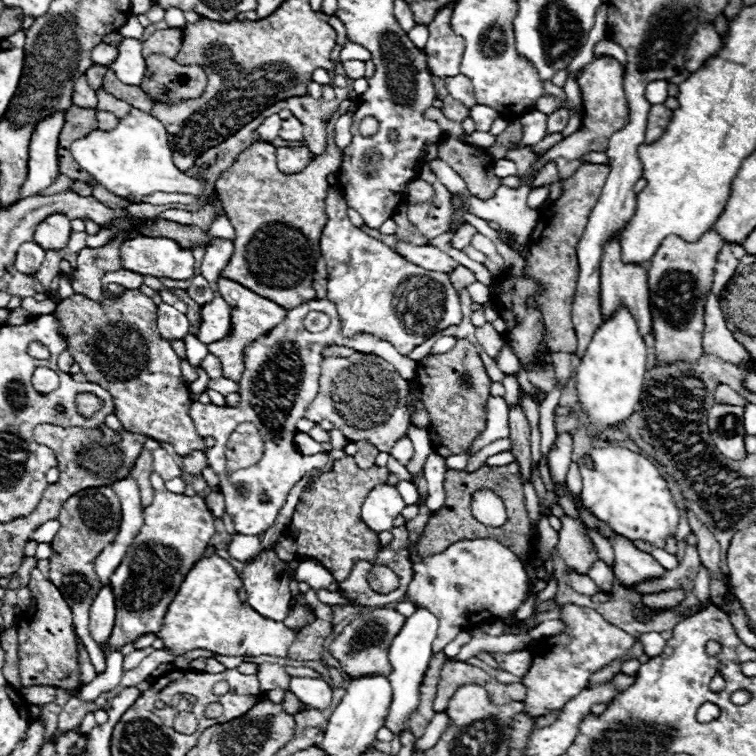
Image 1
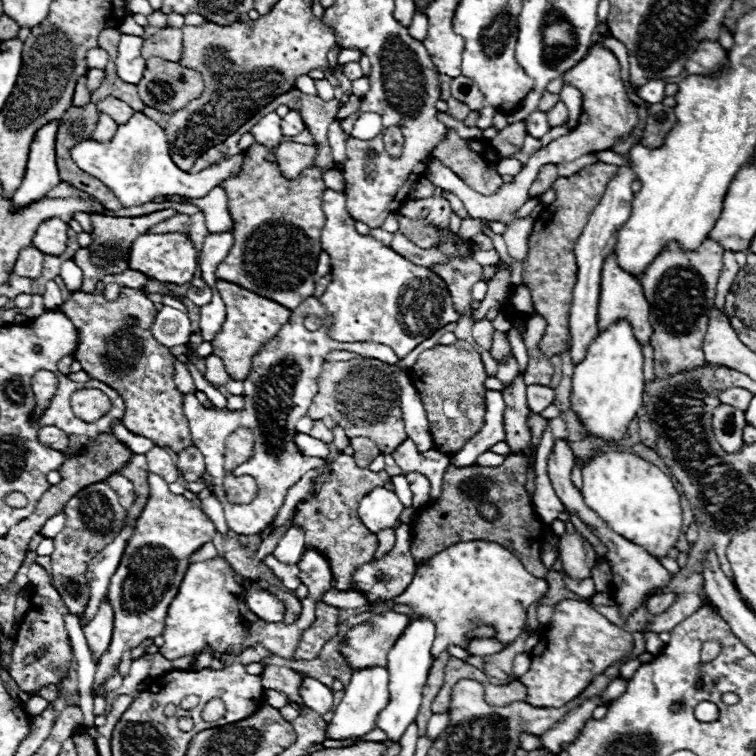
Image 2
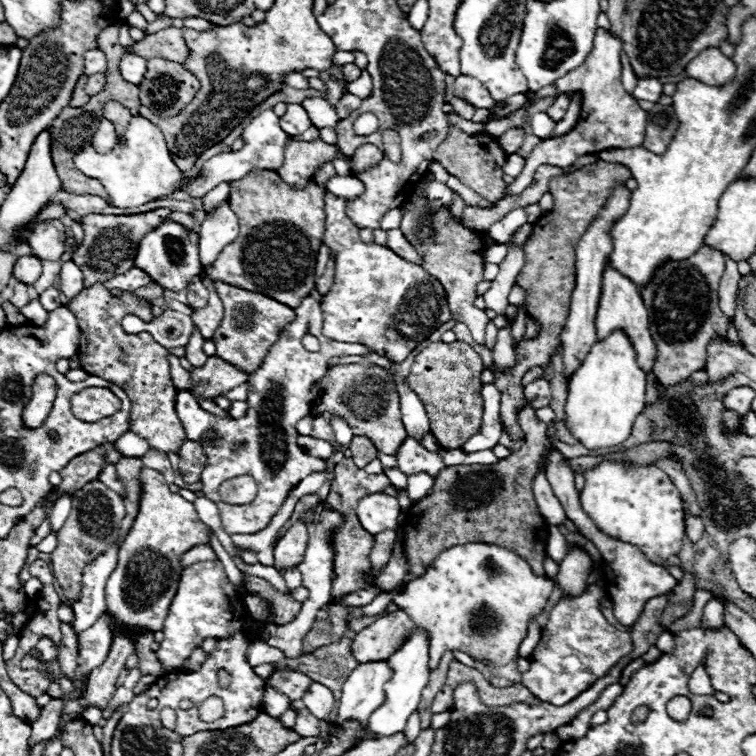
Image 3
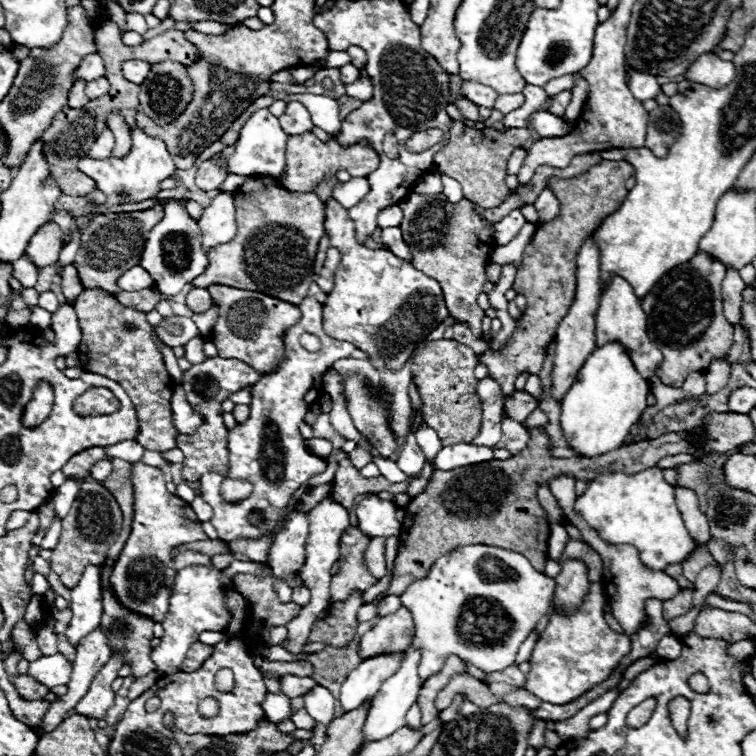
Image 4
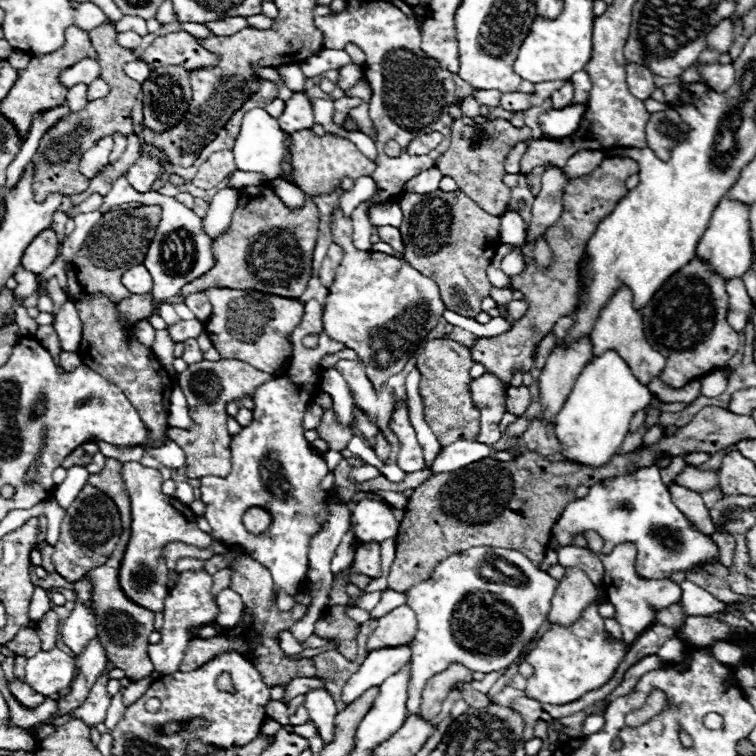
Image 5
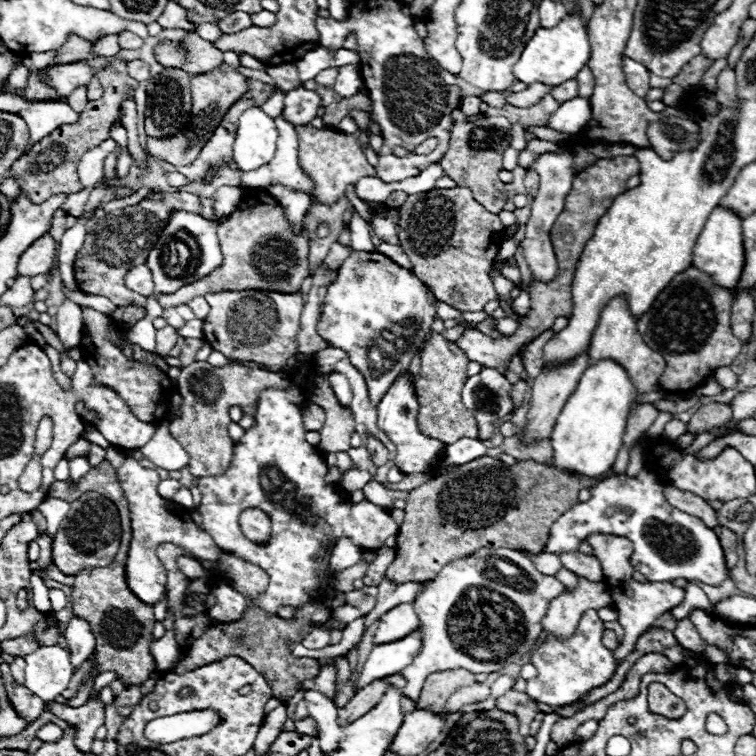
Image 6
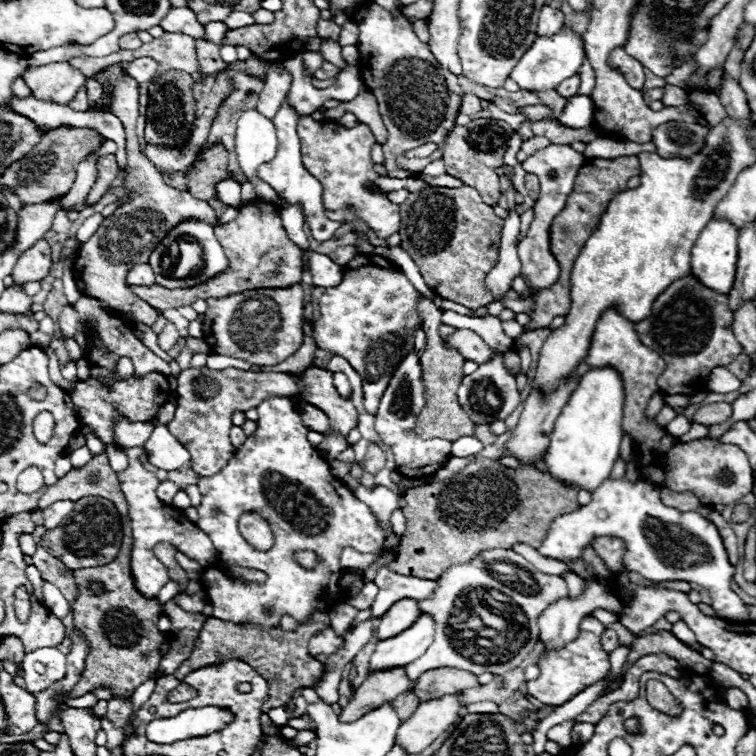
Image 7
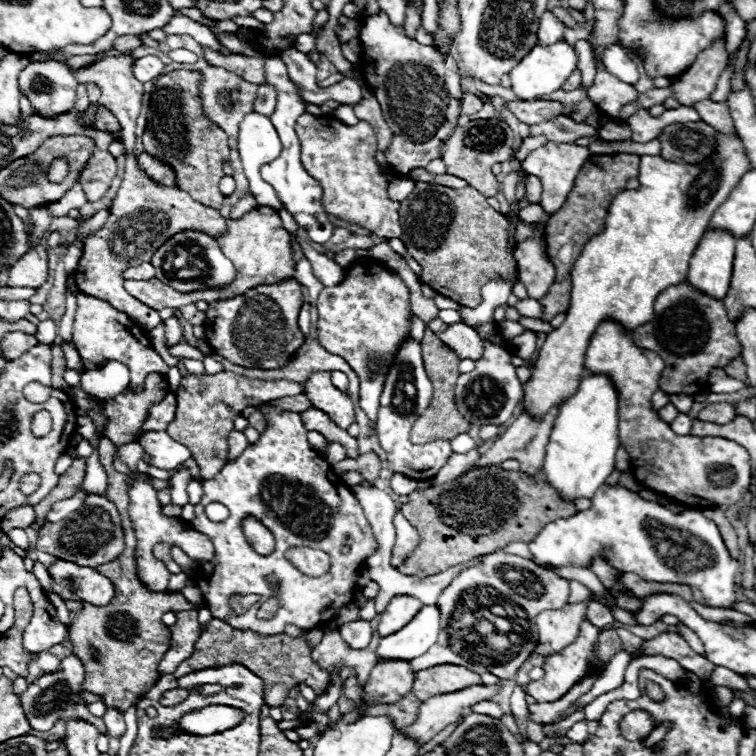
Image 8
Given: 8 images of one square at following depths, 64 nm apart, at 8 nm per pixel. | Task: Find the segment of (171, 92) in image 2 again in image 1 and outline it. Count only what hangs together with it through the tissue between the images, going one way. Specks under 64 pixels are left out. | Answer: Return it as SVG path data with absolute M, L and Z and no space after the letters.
M152 54L146 58L146 76L140 84L140 88L152 96L154 102L164 100L164 102L172 102L172 100L182 100L182 98L198 98L204 88L206 88L206 72L202 70L202 66L180 66L176 64L172 58L166 56L158 56Z

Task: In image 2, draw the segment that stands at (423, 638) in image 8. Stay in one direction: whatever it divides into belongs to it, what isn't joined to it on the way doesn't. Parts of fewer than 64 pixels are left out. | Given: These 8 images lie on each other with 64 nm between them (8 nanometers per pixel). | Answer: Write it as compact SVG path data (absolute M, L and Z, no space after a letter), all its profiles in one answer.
M366 668L366 670L354 672L350 682L344 688L344 698L334 710L334 716L328 724L326 738L344 742L348 738L362 738L364 734L372 732L376 728L376 718L382 712L382 708L386 708L388 700L390 700L390 692L388 692L388 670L386 668Z

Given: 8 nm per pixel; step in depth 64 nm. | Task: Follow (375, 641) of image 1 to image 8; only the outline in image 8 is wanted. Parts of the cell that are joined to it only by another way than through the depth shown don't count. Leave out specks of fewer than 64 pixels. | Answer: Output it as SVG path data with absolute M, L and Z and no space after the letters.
M396 596L390 600L388 608L380 614L380 624L378 624L378 634L380 636L390 636L398 632L398 628L404 628L422 608L422 602L416 600L414 596Z

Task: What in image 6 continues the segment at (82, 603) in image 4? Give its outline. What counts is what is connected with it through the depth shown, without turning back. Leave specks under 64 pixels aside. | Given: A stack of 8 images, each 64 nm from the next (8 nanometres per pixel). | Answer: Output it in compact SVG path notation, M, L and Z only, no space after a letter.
M72 616L68 626L62 630L62 636L66 638L70 650L70 662L76 670L80 664L84 664L86 656L94 650L94 632L86 620Z

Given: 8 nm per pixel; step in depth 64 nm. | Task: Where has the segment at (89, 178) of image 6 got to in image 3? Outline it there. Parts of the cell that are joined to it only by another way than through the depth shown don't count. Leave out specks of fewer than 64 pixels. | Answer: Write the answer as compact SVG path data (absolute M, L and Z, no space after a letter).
M102 118L98 130L94 132L92 136L92 146L98 150L98 152L110 152L114 148L114 142L116 142L116 130L114 130L114 124L106 118Z

